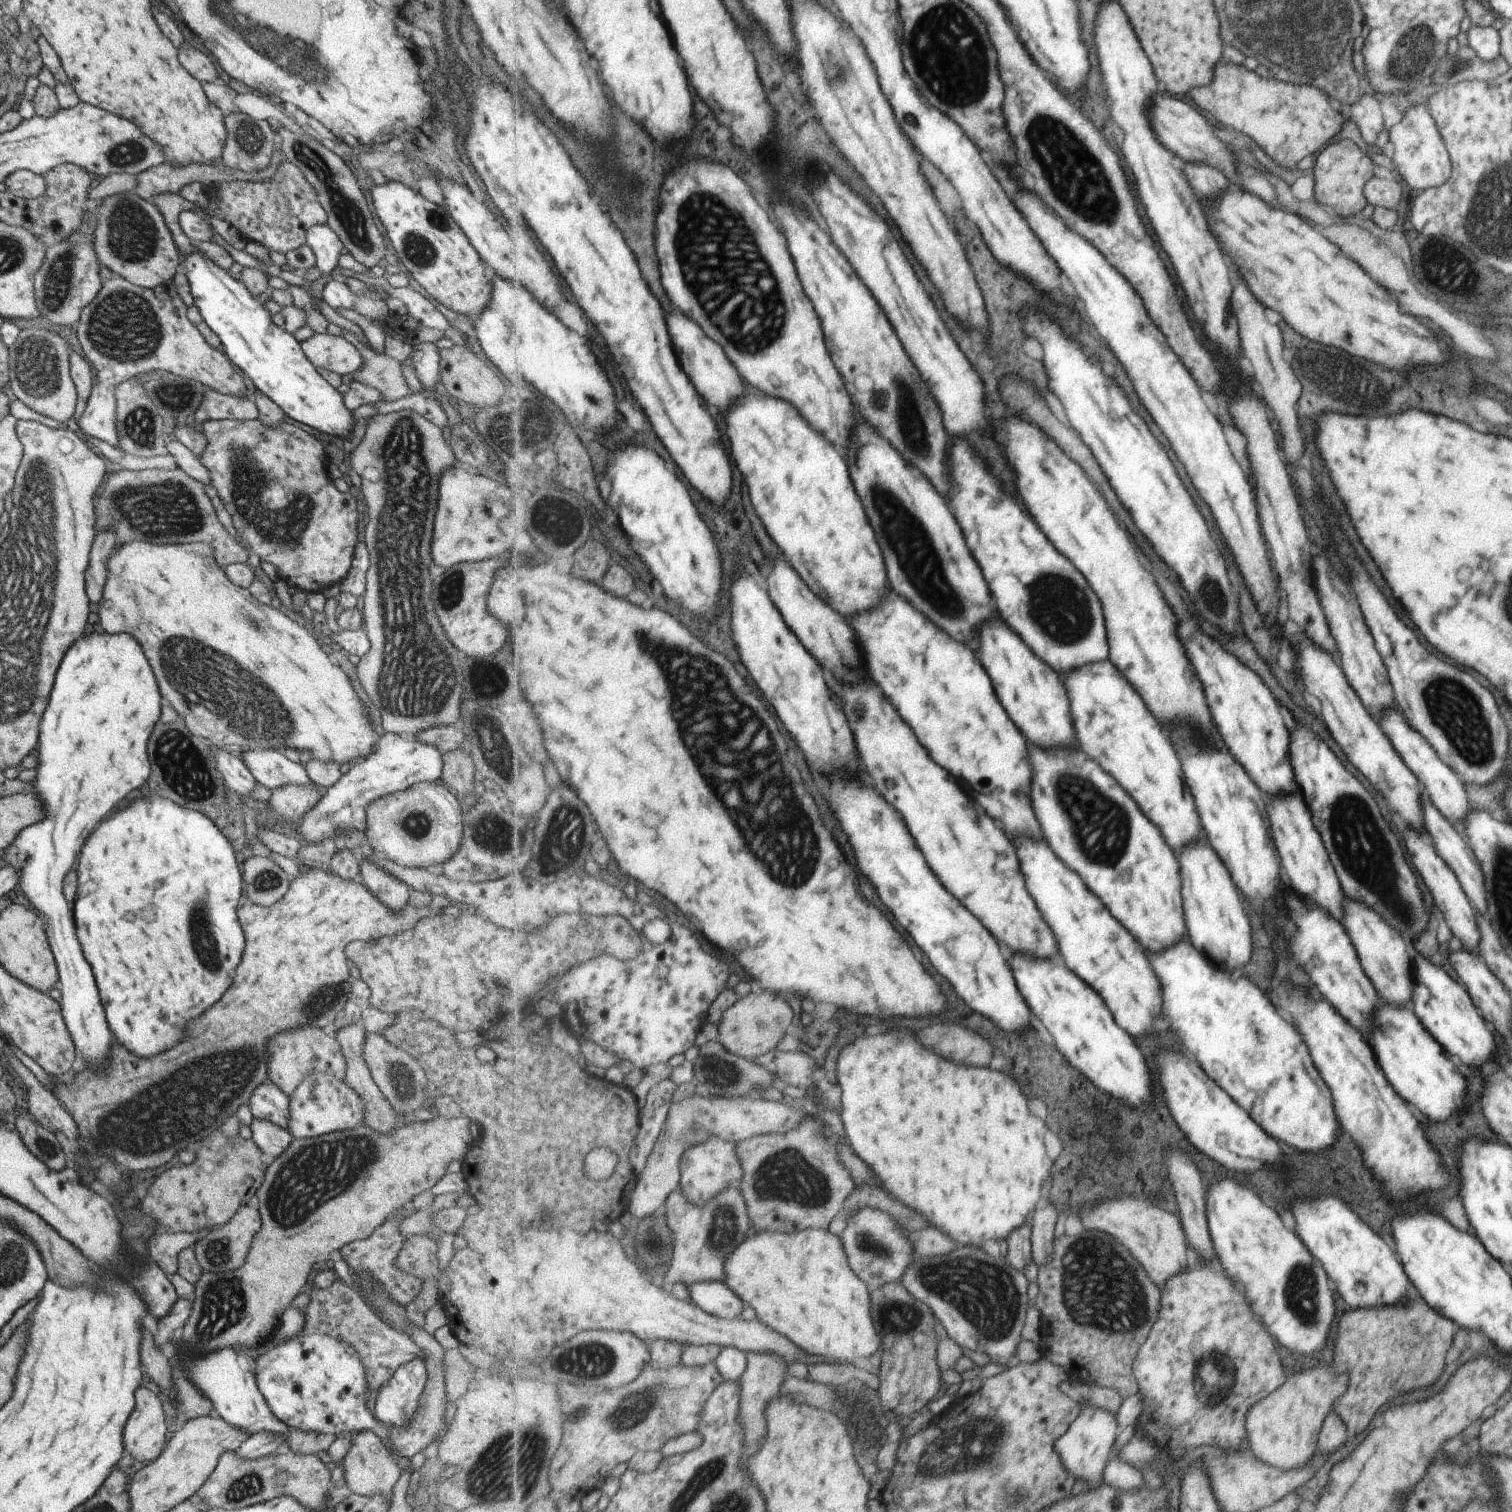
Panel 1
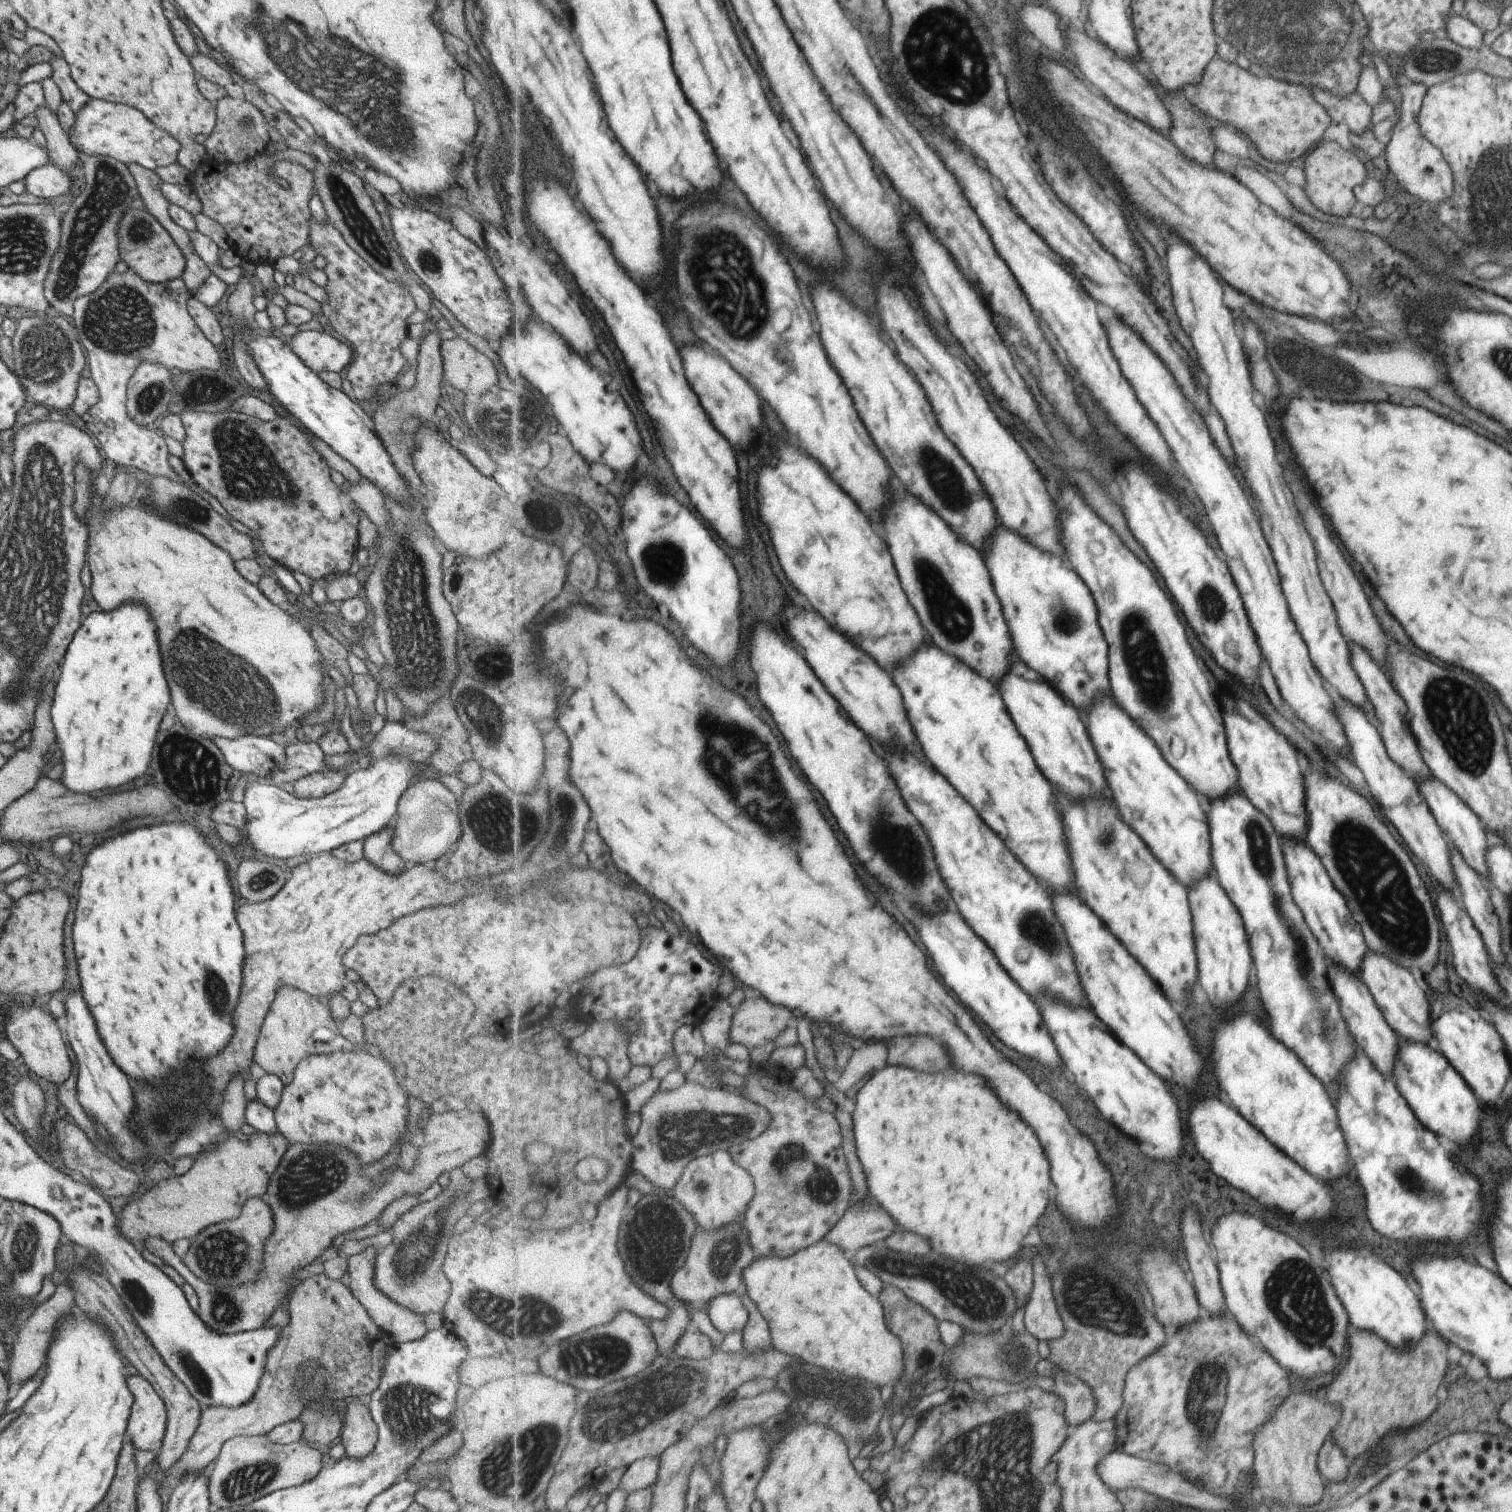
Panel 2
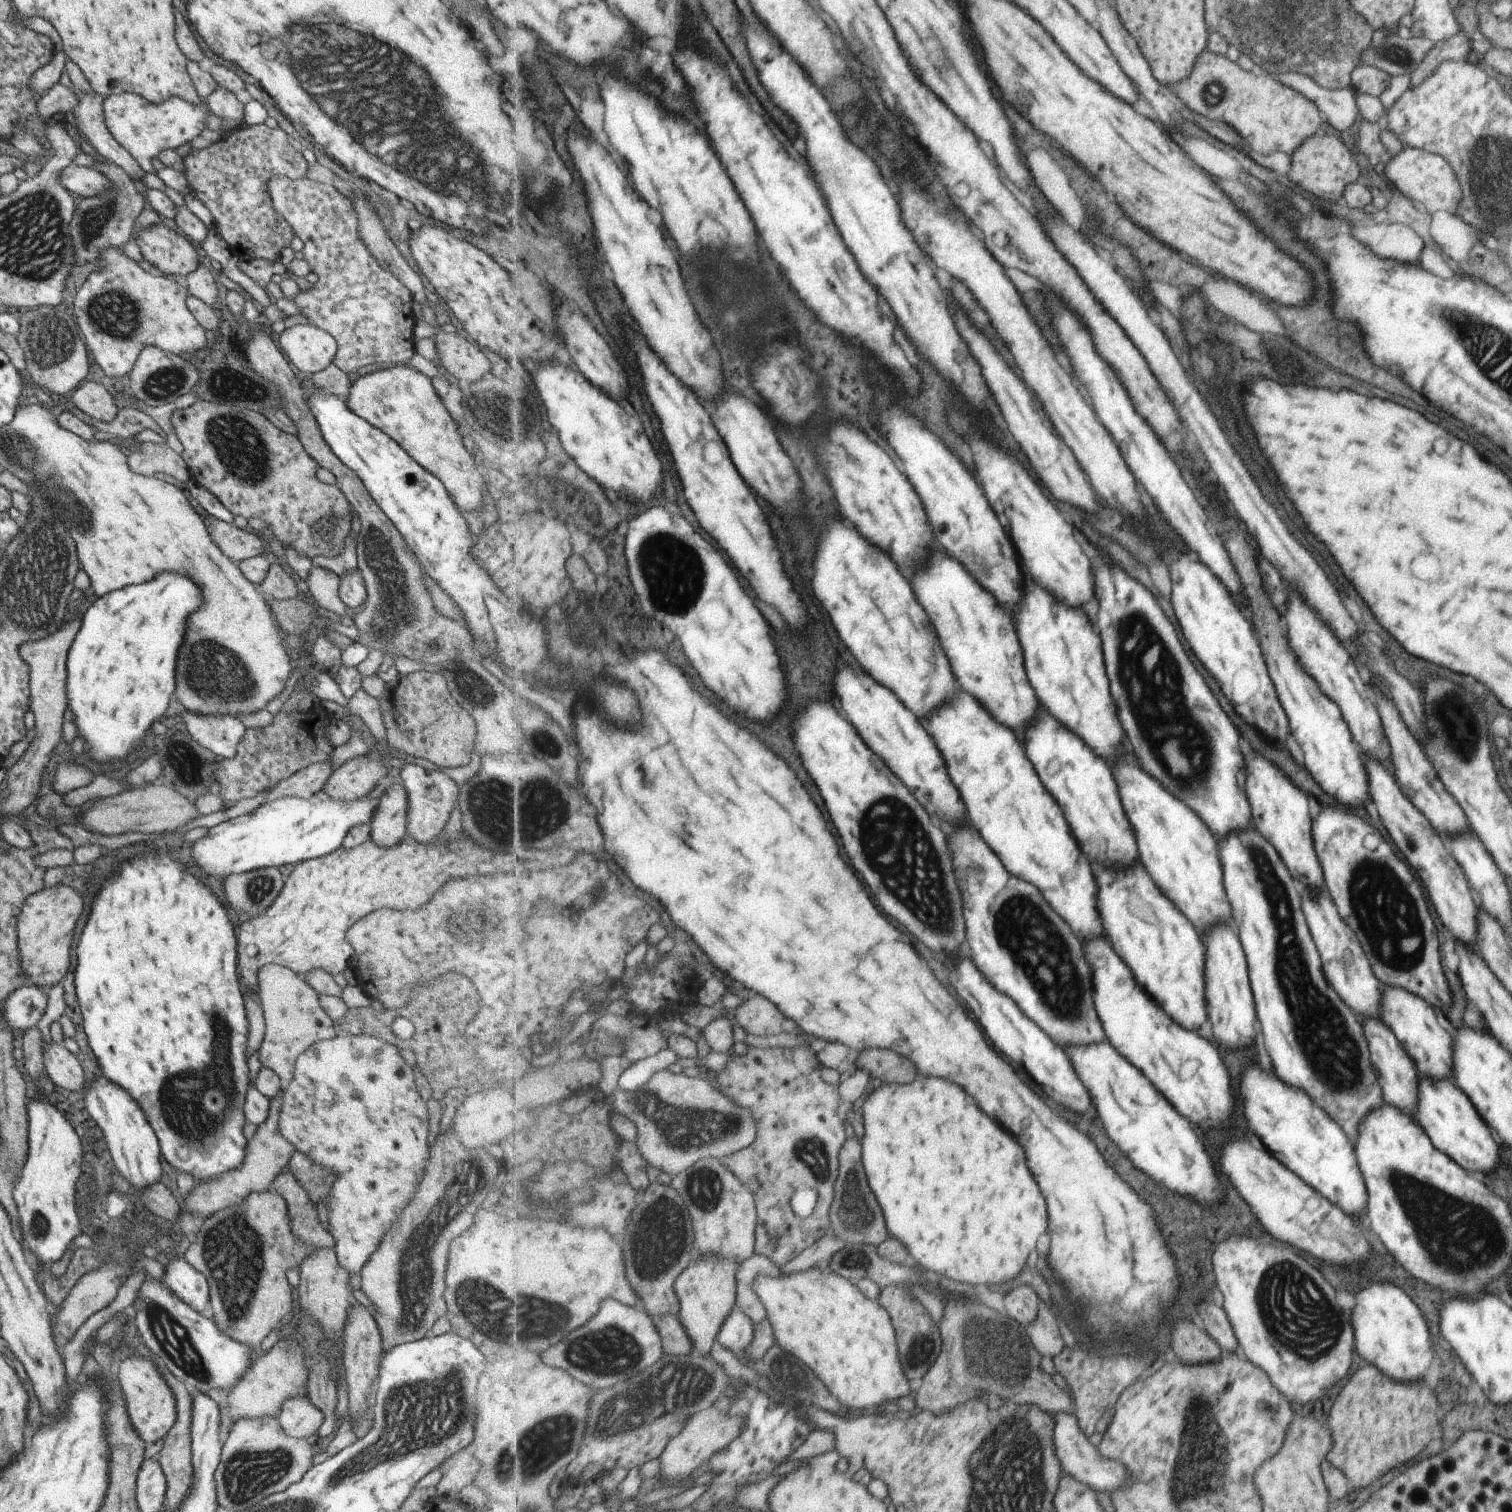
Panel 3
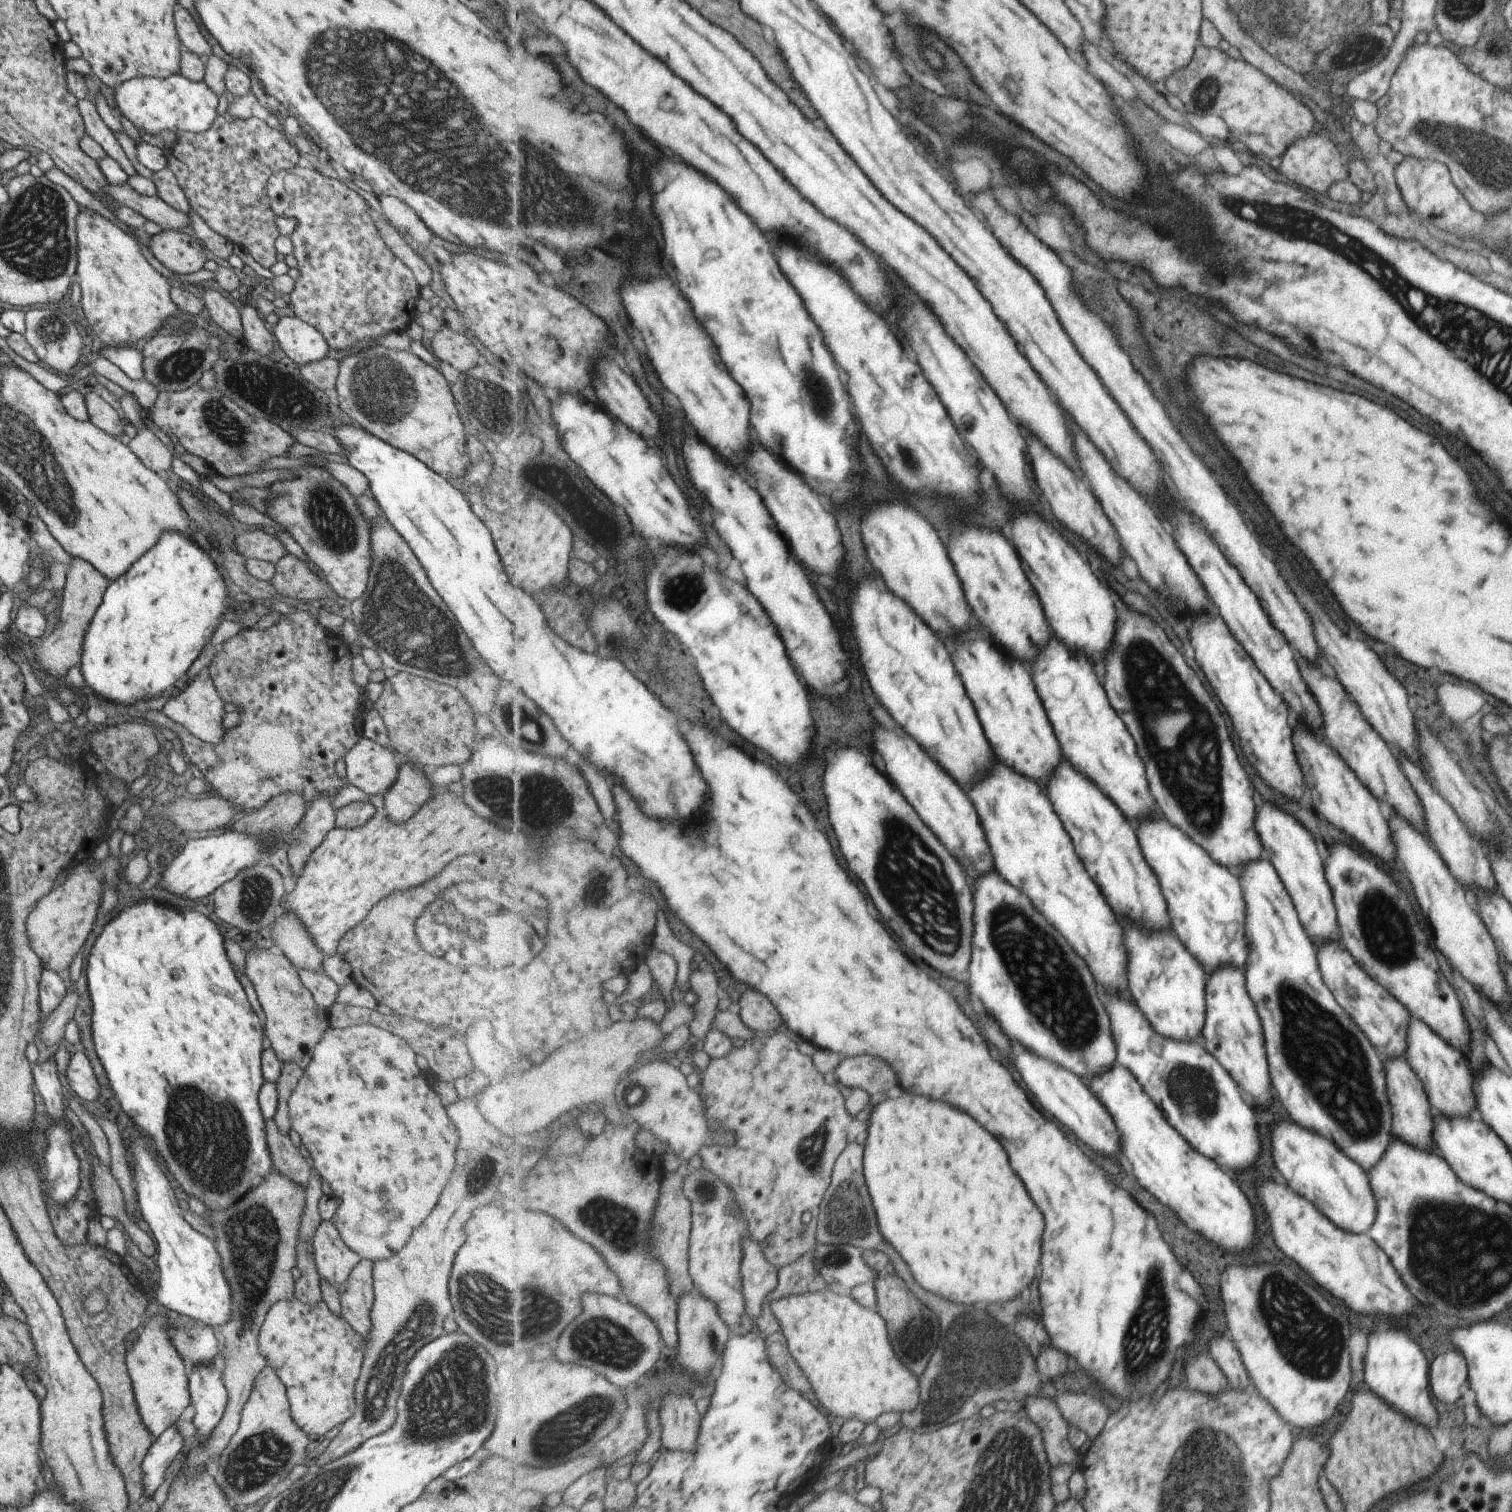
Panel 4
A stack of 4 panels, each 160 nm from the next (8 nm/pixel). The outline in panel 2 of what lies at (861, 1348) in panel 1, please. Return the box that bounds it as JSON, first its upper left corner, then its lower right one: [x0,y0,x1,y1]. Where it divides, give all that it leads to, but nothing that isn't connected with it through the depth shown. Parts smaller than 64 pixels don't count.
[743,1241,906,1389]

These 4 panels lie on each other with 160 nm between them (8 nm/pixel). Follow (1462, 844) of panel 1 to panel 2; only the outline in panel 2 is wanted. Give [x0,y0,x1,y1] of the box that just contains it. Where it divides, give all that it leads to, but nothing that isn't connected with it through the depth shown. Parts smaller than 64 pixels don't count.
[1450,847,1505,966]

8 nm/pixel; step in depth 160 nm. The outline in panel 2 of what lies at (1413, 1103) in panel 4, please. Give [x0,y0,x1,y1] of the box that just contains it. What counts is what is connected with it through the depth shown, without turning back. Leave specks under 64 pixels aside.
[1328,961,1399,1077]

